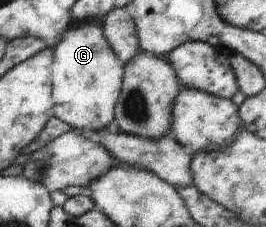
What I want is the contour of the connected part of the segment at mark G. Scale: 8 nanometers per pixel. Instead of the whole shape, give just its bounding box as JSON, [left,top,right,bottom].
[52,21,124,132]

